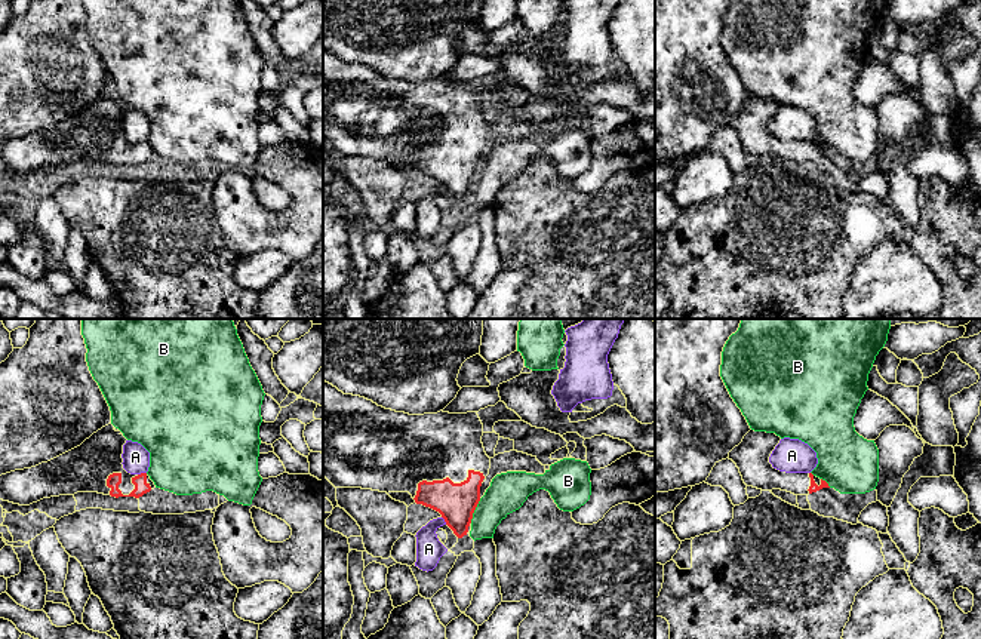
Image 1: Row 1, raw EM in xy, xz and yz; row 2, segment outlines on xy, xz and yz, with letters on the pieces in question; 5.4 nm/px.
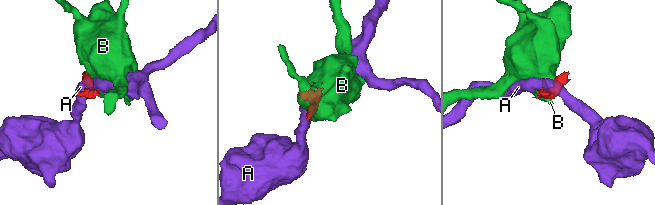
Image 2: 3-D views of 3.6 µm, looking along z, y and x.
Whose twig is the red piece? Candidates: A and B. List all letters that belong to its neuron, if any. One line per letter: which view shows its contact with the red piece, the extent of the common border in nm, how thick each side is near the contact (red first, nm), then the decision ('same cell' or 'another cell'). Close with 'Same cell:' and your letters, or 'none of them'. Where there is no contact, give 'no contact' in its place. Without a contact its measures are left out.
A: xy | 50 nm | 80/140 nm | another cell
B: xz | 150 nm | 200/200 nm | another cell
Same cell: none of them

